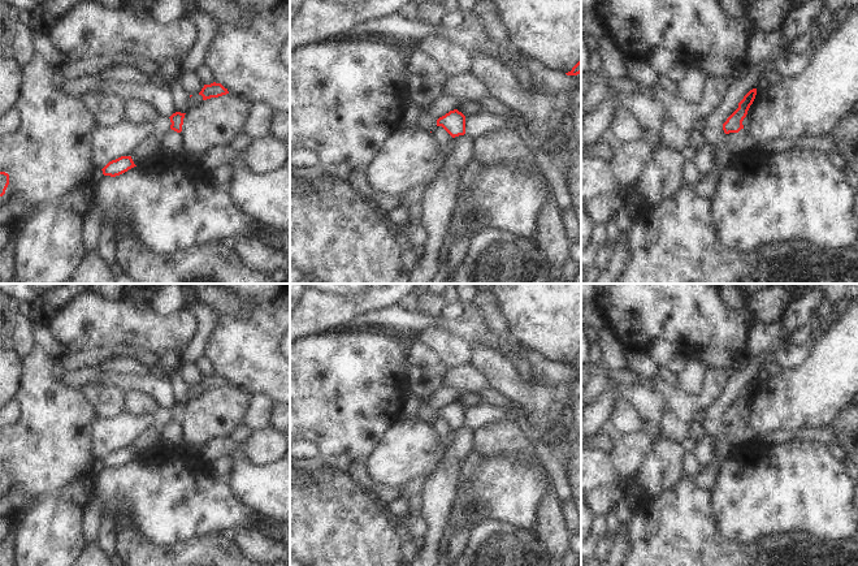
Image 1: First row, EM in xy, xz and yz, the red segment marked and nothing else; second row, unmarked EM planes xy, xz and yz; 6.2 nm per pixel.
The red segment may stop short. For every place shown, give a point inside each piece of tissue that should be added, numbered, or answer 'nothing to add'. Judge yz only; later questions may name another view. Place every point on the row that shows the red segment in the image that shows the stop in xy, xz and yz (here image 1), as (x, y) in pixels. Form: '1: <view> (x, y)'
nothing to add

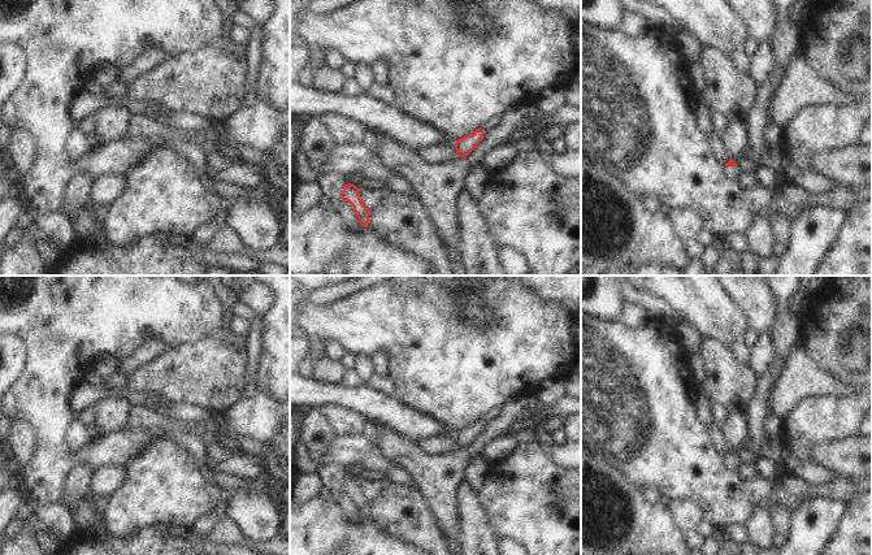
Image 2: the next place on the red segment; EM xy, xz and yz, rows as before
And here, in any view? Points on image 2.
1: yz (732, 172)

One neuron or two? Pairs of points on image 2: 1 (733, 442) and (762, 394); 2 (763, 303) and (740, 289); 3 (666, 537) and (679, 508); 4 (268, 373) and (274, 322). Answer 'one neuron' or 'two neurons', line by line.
1: two neurons
2: one neuron
3: two neurons
4: one neuron

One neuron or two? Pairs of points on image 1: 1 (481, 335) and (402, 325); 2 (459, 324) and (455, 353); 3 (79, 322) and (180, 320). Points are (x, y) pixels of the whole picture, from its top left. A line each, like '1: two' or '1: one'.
1: one
2: two
3: one

